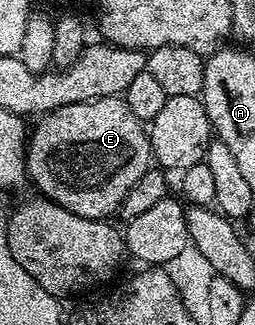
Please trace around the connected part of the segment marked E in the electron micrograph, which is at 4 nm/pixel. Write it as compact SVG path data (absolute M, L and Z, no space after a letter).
M122 97L114 98L98 98L92 102L78 102L77 104L69 104L62 106L60 110L52 110L42 119L44 121L36 130L32 129L29 134L29 141L26 144L26 163L27 174L30 181L35 181L38 193L43 197L52 200L63 209L67 209L77 216L92 219L110 219L110 214L120 209L123 204L123 197L129 192L129 188L133 188L133 184L137 184L137 180L141 180L141 176L145 176L145 172L149 169L153 162L151 152L151 140L148 131L145 129L144 123L139 121L137 116L133 116L133 112L127 107L126 101Z

